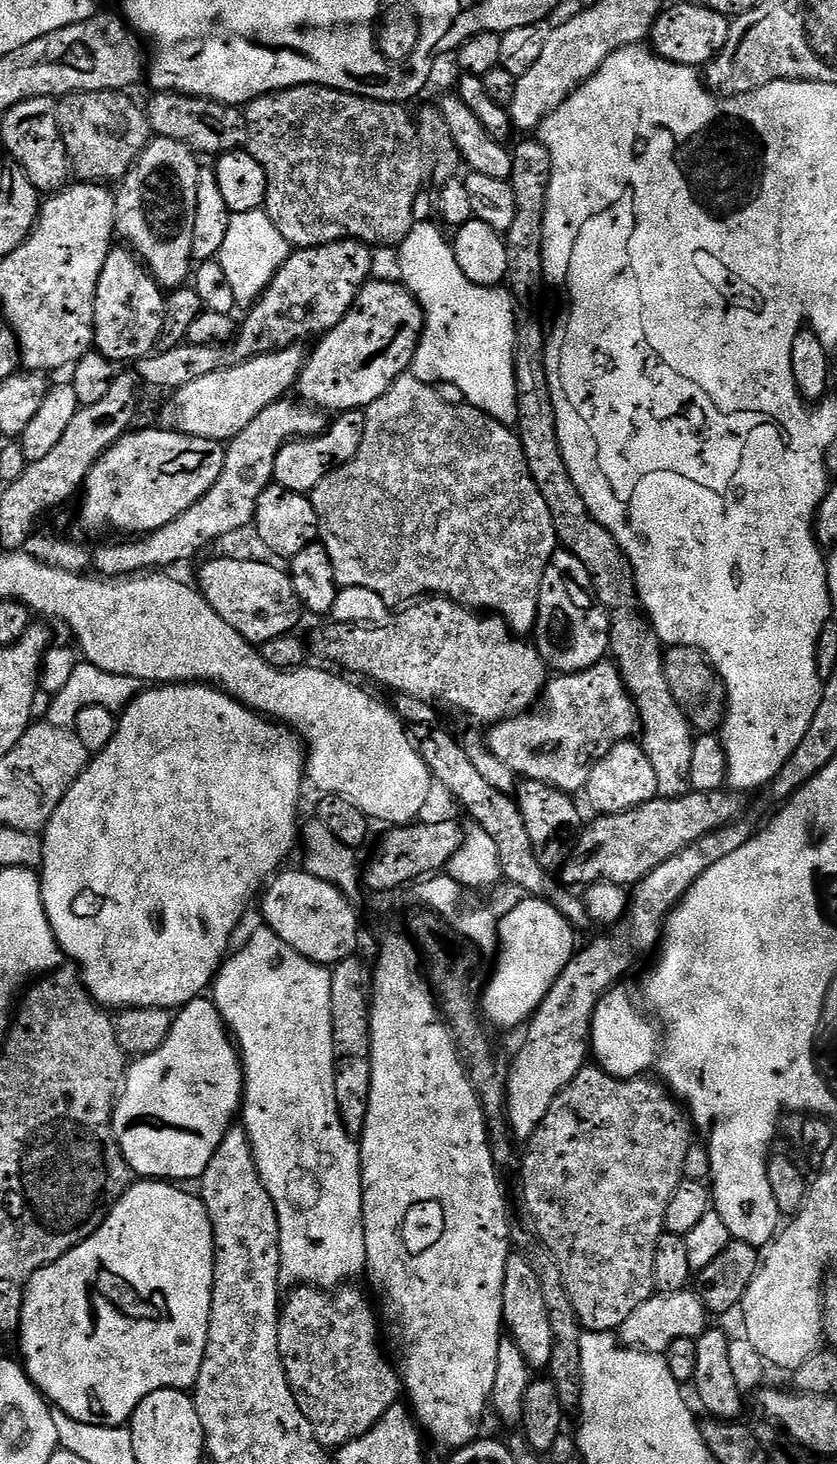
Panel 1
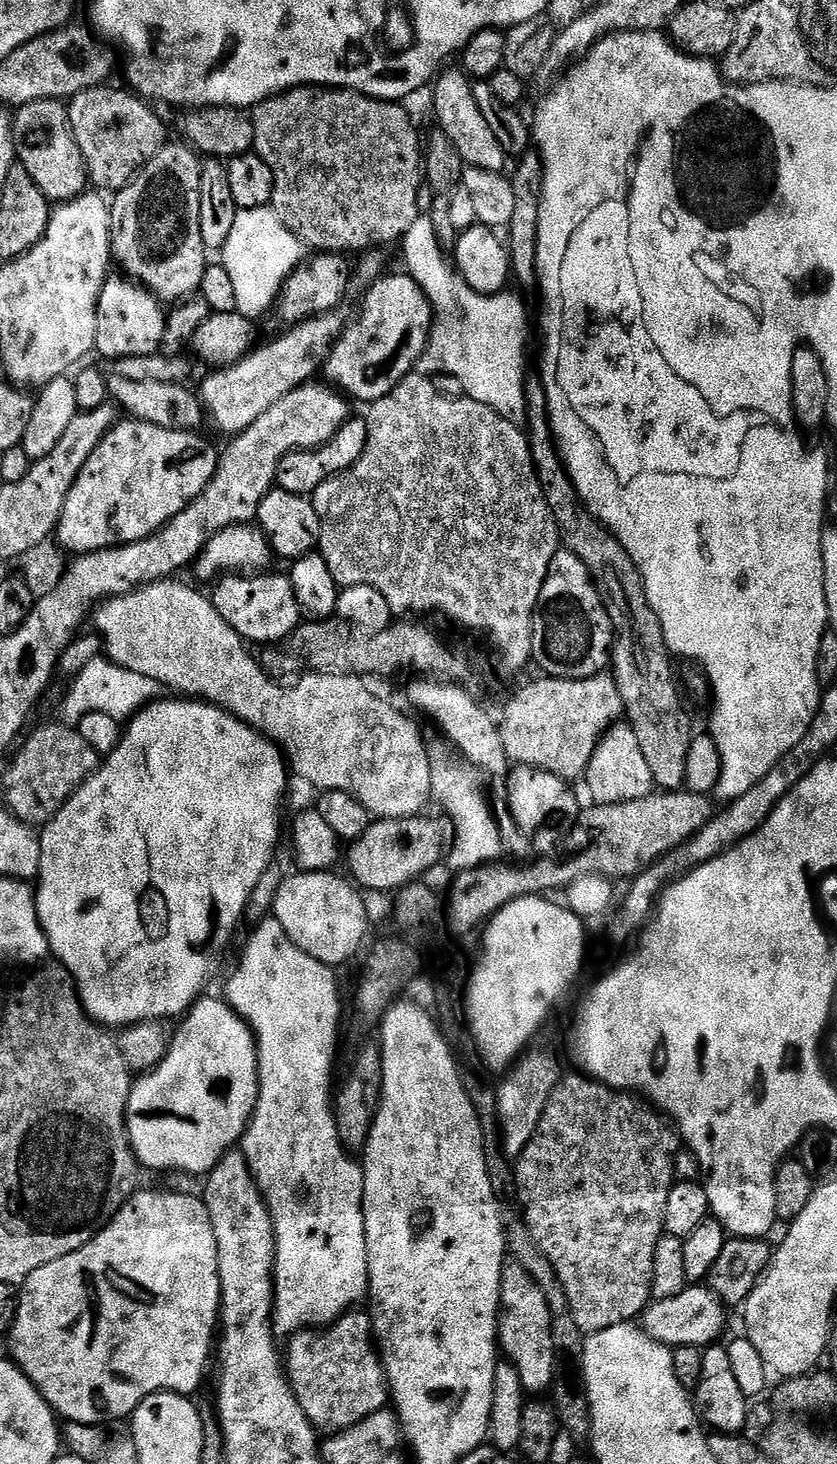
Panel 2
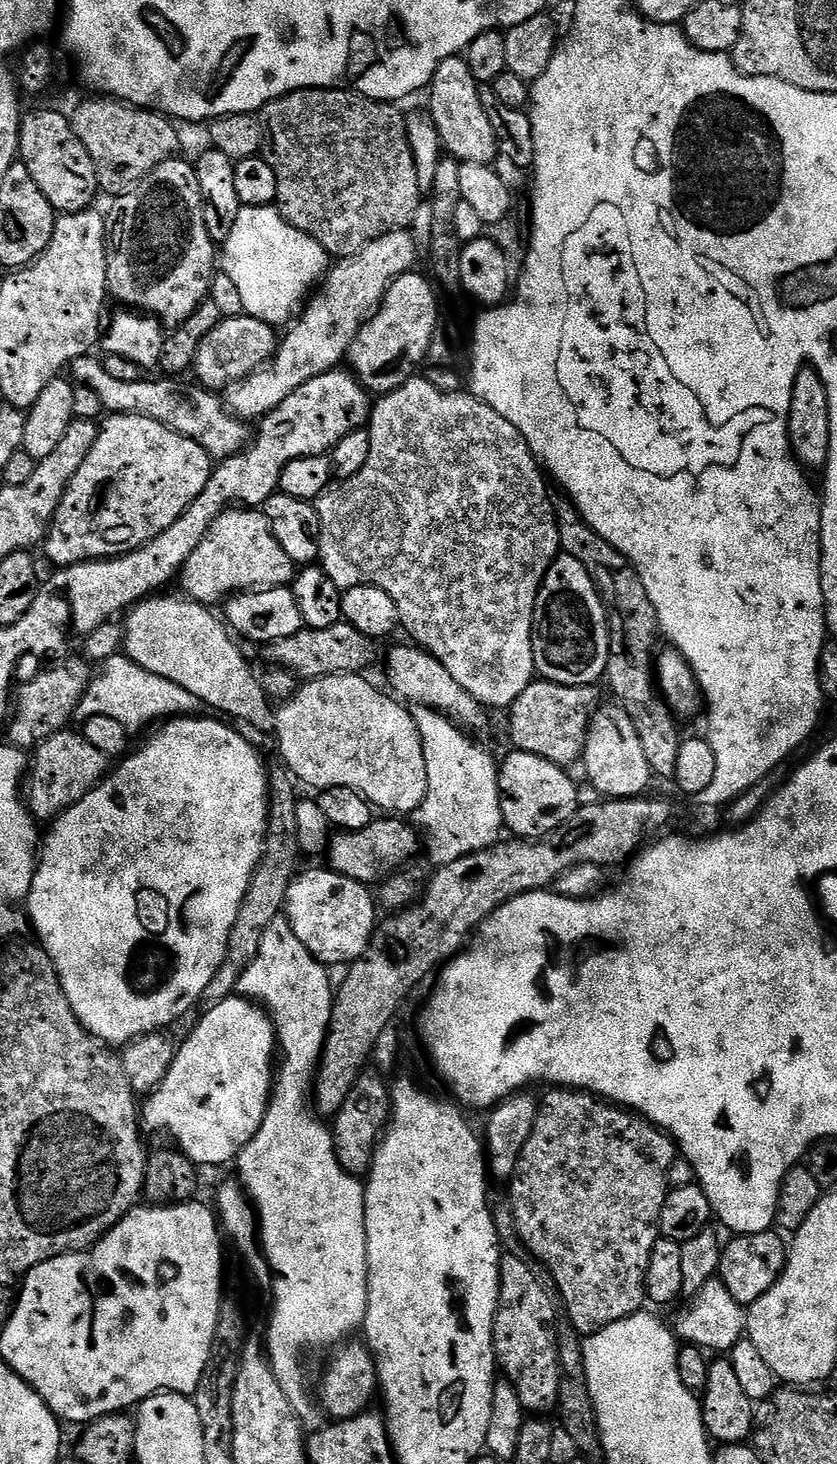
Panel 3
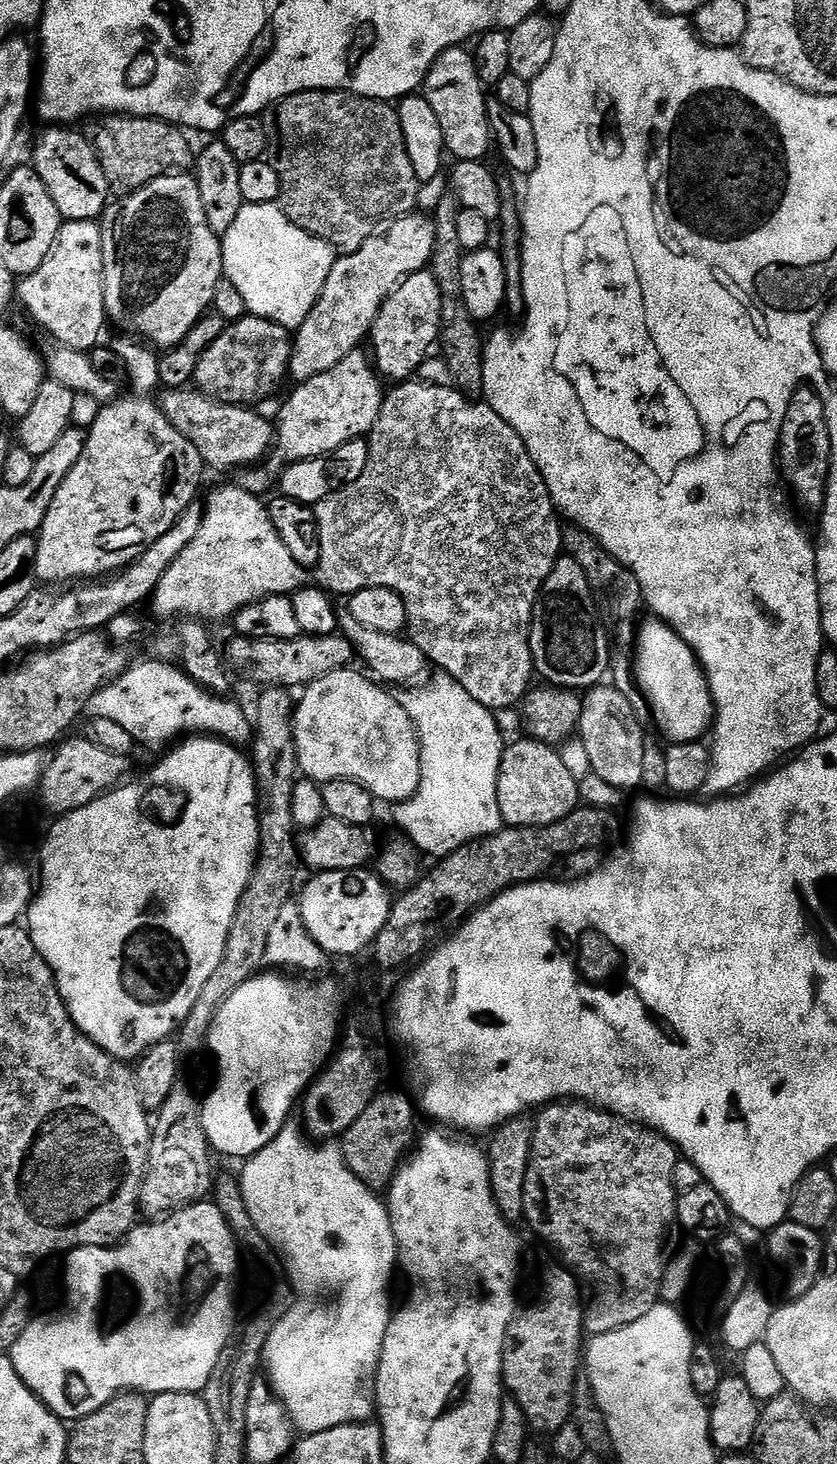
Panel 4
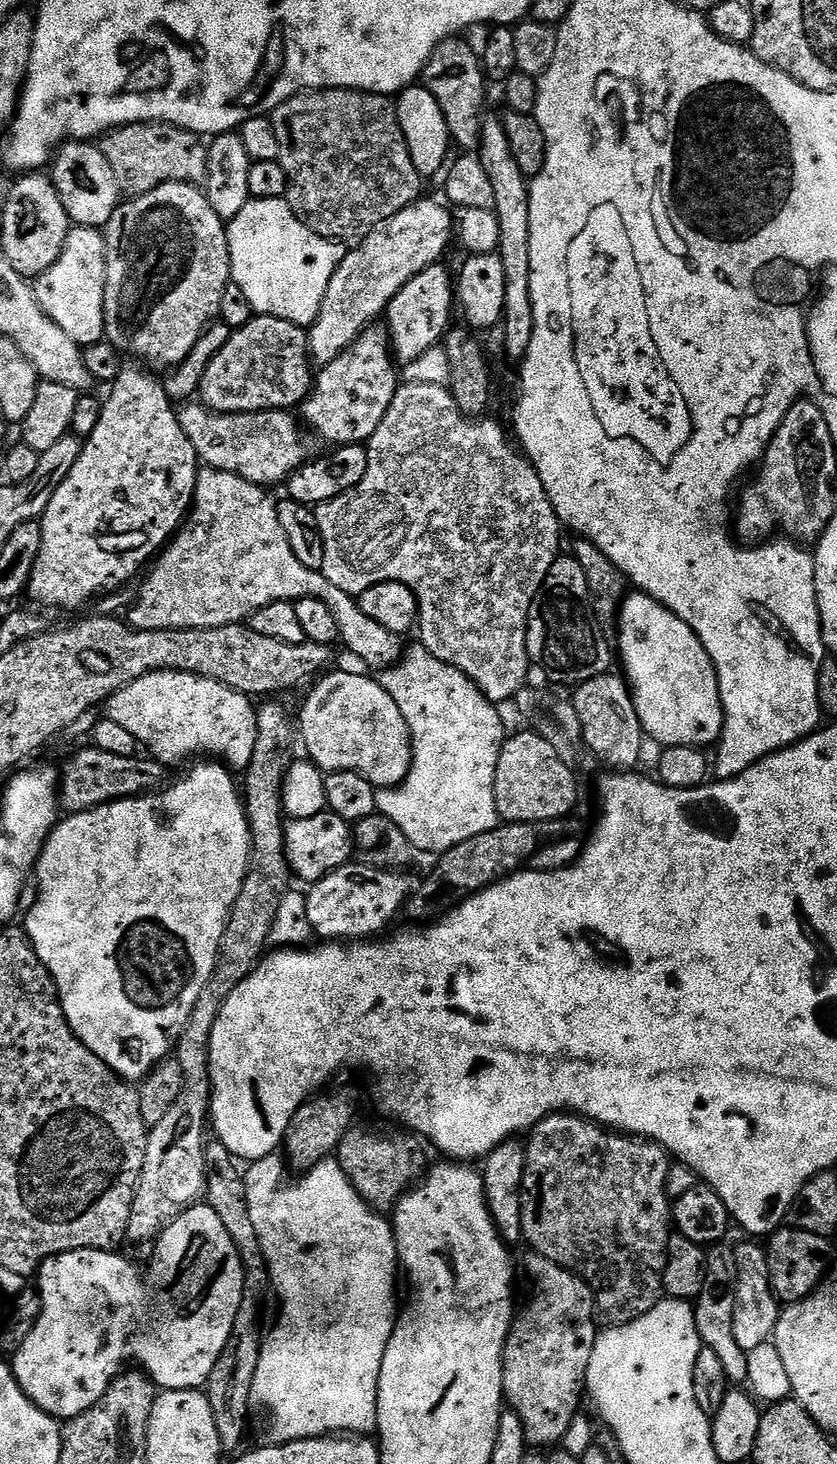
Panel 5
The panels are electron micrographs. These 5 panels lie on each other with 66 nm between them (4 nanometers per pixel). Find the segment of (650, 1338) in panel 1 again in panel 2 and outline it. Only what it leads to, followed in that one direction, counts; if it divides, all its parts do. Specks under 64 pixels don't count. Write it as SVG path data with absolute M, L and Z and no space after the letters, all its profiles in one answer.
M689 1286L682 1294L674 1294L674 1298L652 1300L642 1313L642 1327L650 1338L659 1344L667 1344L669 1348L705 1349L721 1339L724 1327L728 1324L724 1301L716 1297L716 1293L707 1286Z

